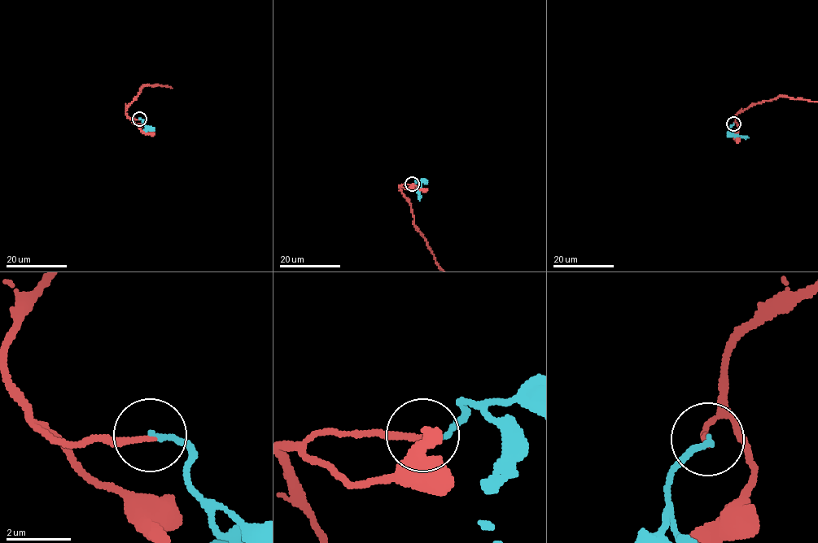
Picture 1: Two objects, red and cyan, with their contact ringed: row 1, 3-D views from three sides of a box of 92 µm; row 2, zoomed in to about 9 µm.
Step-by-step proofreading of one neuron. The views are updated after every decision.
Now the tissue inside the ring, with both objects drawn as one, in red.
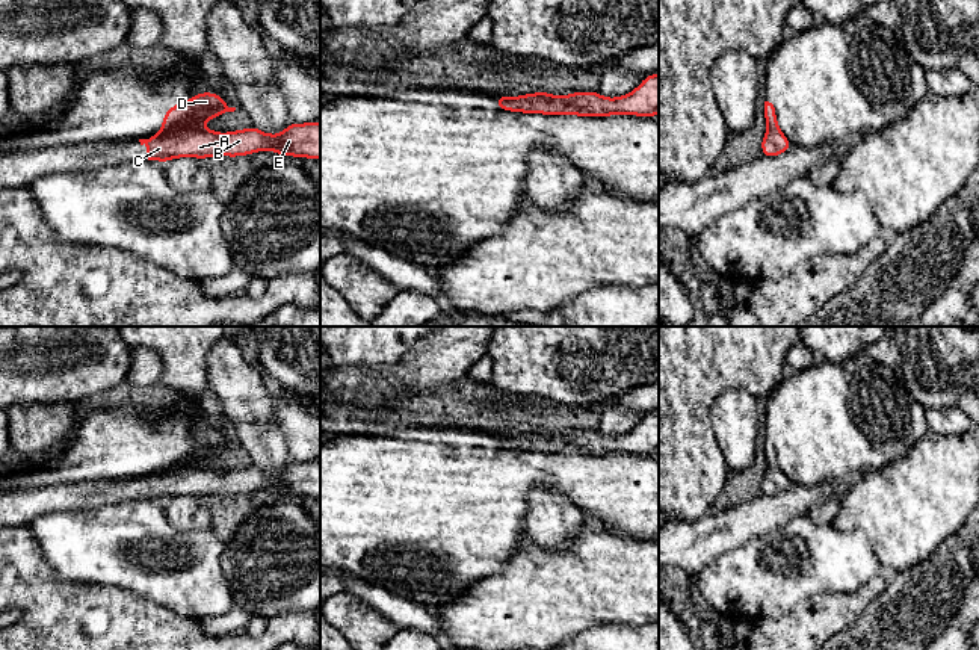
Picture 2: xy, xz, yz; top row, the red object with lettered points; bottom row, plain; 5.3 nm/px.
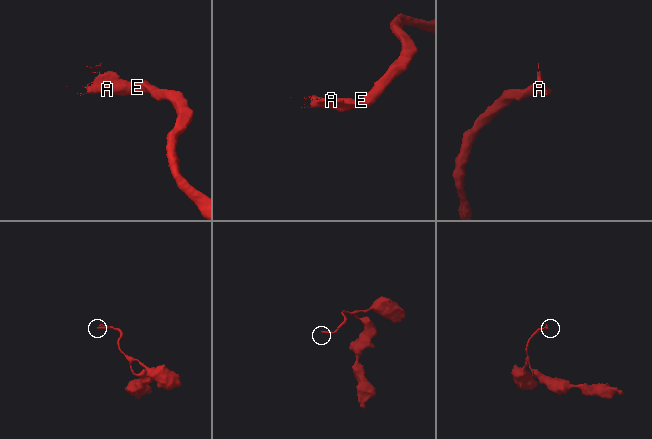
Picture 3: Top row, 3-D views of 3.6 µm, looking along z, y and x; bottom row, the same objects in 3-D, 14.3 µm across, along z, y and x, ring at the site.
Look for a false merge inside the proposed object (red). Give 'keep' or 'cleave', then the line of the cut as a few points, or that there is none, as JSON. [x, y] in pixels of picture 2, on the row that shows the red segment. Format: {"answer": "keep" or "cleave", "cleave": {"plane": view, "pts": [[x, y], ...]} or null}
{"answer": "keep", "cleave": null}

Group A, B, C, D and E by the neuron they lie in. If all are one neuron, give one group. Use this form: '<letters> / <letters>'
A B C D E

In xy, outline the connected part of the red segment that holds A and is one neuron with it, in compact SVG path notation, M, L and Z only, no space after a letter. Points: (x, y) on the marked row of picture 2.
M201 92L190 100L172 106L163 116L162 130L147 139L139 139L141 145L147 144L148 151L141 159L168 162L177 157L198 157L204 160L212 156L245 156L257 151L272 150L281 157L287 154L293 157L320 159L320 122L293 124L290 122L279 135L267 135L254 125L245 130L216 133L210 128L199 130L201 122L208 122L225 112L234 112L236 107L228 107L225 98L213 92Z

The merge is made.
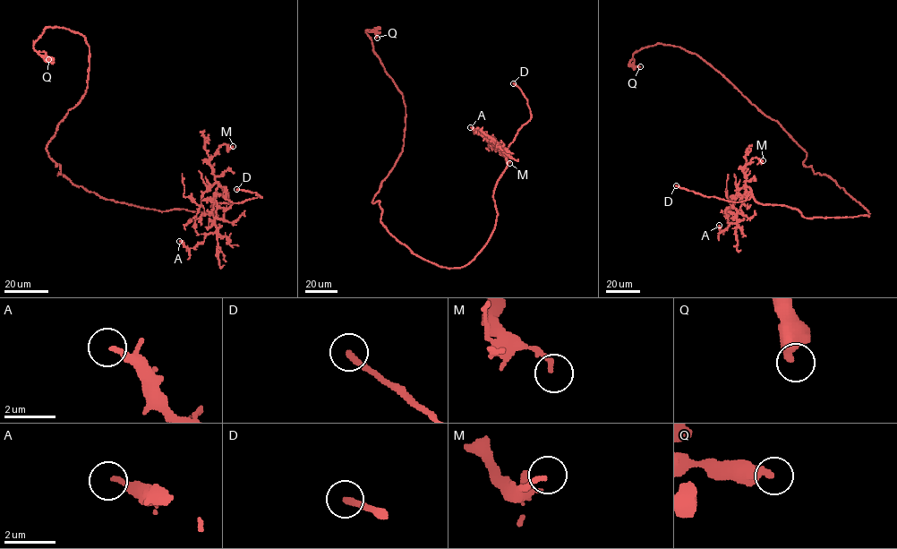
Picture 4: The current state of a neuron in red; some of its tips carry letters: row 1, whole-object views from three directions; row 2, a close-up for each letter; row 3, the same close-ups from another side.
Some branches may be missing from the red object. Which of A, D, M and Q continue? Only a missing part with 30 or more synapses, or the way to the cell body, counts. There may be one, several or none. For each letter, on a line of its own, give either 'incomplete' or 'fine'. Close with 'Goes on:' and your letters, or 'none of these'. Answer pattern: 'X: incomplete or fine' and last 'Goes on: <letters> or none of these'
A: fine
D: incomplete
M: fine
Q: fine
Goes on: D

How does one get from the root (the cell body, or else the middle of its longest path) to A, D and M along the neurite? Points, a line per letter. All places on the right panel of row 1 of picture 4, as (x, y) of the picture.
A: (838, 185), (869, 217), (807, 218), (795, 209), (758, 203), (747, 187), (737, 222), (721, 232), (719, 225)
D: (838, 185), (867, 210), (869, 217), (807, 218), (795, 209), (763, 205), (751, 196), (731, 201), (676, 185)
M: (838, 185), (869, 217), (807, 218), (795, 209), (758, 203), (746, 184), (743, 168), (753, 158), (763, 160)

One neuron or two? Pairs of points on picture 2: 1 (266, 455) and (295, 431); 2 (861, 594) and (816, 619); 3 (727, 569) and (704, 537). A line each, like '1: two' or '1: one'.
1: two
2: one
3: two

